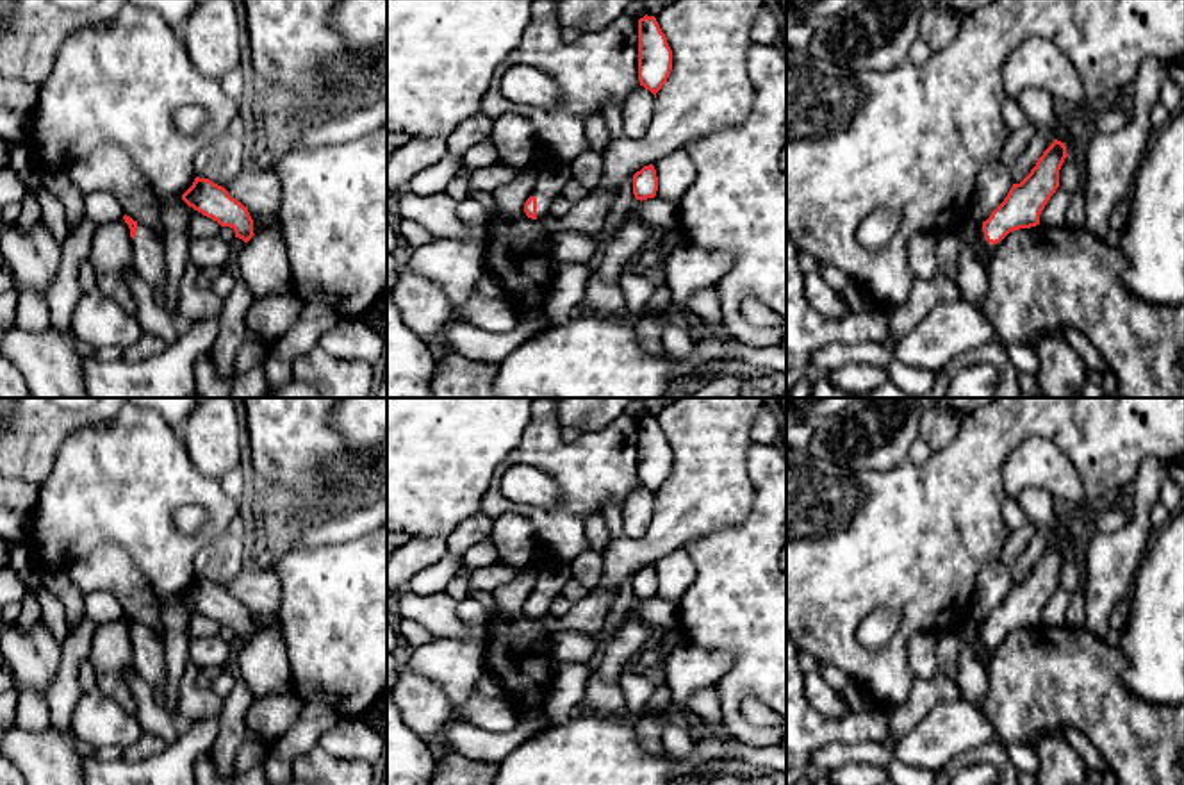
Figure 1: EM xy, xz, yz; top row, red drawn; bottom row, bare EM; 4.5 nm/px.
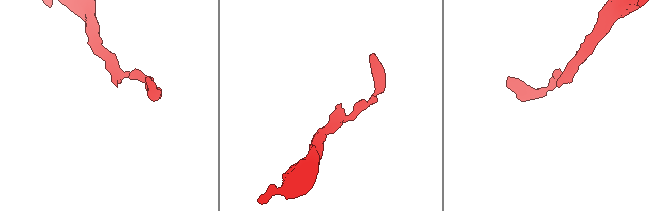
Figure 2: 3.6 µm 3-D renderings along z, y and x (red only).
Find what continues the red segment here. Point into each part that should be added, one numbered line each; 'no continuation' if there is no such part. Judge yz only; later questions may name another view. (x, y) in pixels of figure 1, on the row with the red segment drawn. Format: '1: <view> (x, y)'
1: yz (983, 250)

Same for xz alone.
1: xz (550, 182)

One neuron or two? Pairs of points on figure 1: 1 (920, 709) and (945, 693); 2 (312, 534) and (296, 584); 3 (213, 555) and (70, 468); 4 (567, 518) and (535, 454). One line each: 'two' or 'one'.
1: one
2: two
3: two
4: one

